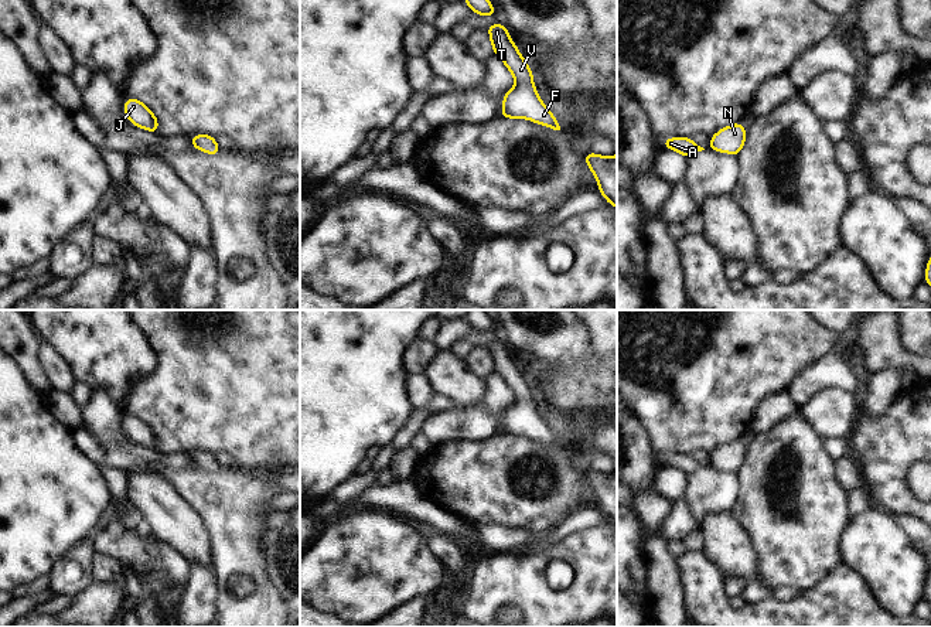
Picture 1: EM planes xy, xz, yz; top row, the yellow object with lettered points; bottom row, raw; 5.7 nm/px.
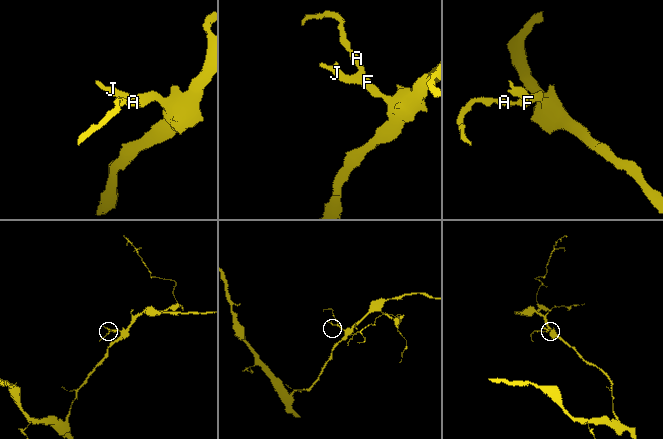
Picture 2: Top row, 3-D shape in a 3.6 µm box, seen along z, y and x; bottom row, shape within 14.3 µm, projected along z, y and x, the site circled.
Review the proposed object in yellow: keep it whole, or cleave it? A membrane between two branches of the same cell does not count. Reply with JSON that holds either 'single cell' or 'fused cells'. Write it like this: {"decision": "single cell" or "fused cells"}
{"decision": "single cell"}

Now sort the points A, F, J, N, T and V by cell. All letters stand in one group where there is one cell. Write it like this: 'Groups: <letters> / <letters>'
Groups: A F J N T V

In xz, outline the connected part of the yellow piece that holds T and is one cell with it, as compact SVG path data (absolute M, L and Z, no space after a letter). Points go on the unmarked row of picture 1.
M491 341L487 348L490 350L494 371L499 374L515 396L512 406L504 410L502 435L526 436L549 446L560 447L555 432L540 418L533 402L535 393L509 354L507 343Z

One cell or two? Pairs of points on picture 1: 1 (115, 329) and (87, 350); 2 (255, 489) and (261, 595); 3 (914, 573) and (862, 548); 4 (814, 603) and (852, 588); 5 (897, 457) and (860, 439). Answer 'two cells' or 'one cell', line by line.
1: one cell
2: one cell
3: one cell
4: one cell
5: one cell

